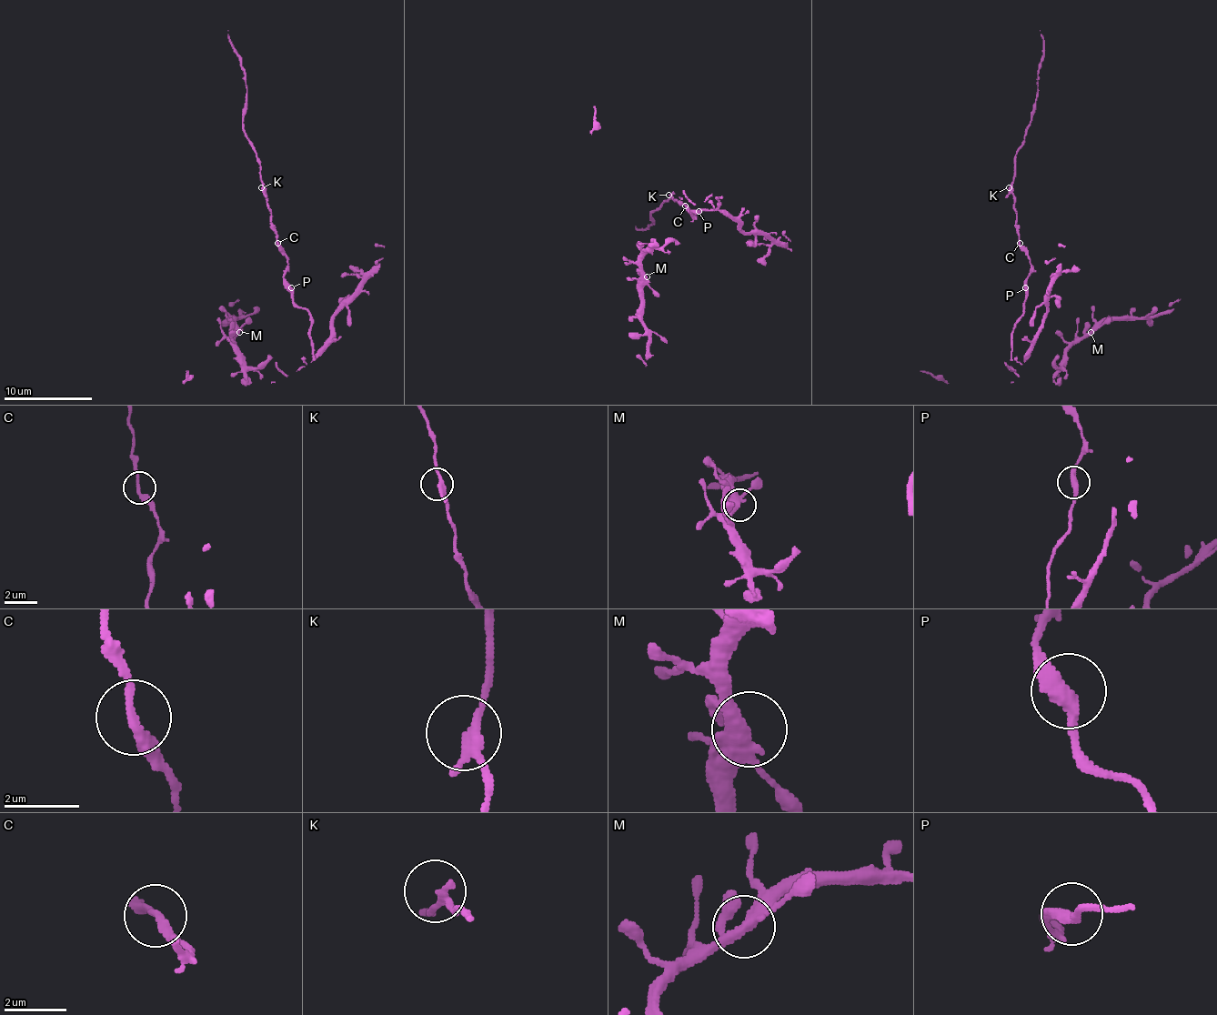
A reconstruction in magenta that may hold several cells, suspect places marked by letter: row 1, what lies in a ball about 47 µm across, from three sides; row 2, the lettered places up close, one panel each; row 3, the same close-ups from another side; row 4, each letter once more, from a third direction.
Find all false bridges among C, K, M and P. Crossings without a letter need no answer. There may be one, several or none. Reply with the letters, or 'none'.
none

